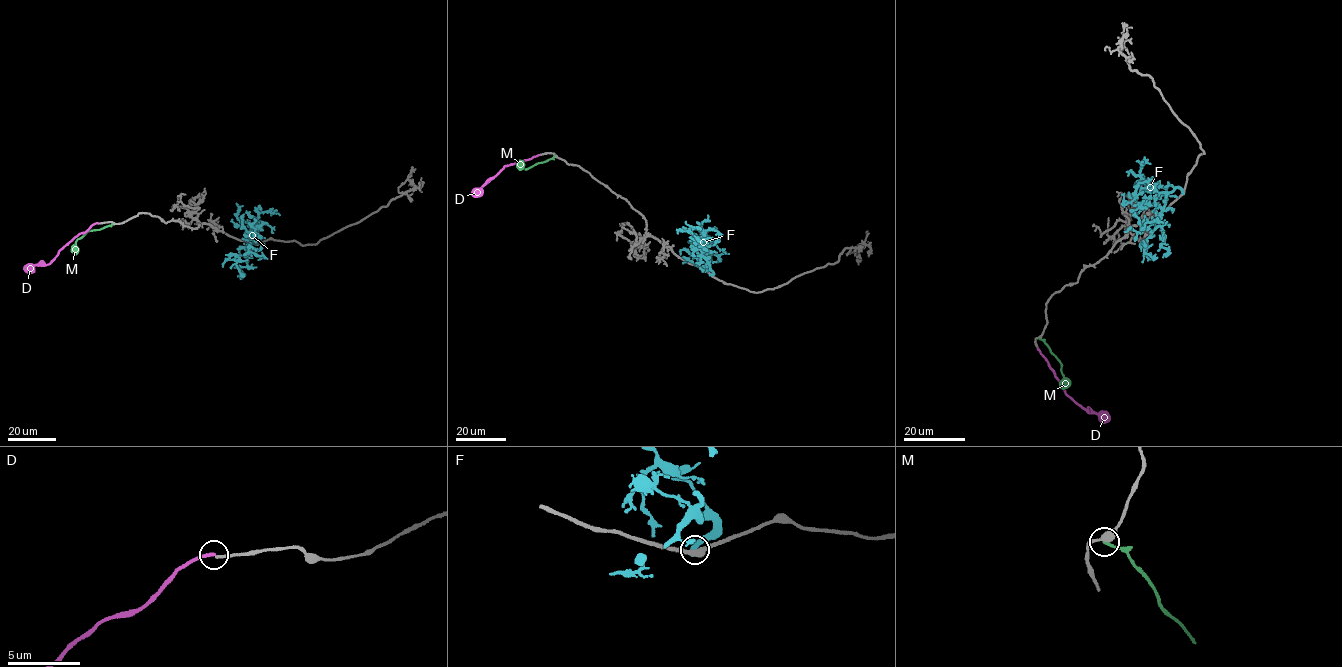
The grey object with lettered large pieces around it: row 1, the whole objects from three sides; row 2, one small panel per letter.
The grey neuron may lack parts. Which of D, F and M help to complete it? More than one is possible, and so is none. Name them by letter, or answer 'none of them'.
none of them

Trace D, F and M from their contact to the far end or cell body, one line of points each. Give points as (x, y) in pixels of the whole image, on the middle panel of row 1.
D: (539, 155), (504, 166), (475, 191), (473, 196)
F: (710, 275), (712, 271), (699, 248), (701, 245), (688, 231), (691, 225), (700, 230)
M: (554, 155), (525, 169), (520, 168), (521, 162)

